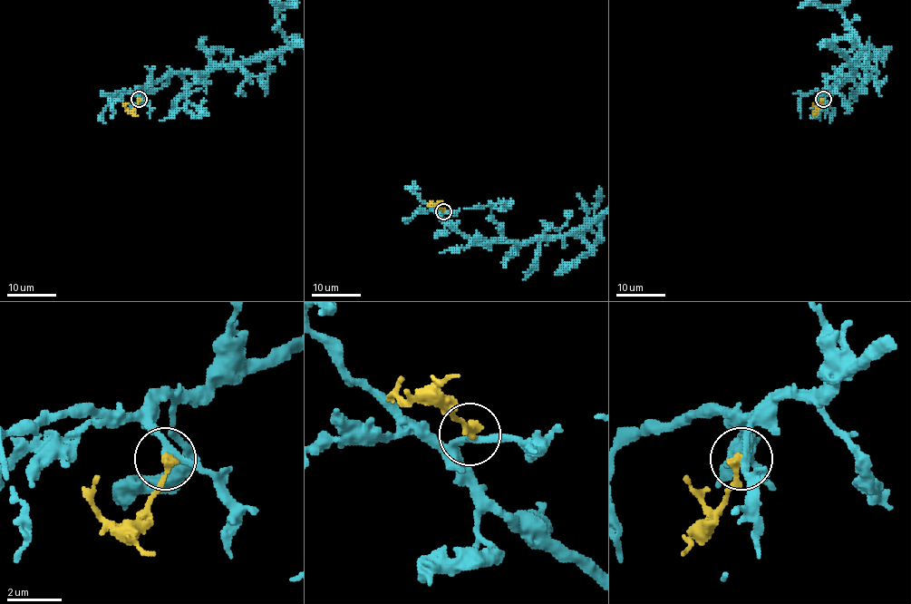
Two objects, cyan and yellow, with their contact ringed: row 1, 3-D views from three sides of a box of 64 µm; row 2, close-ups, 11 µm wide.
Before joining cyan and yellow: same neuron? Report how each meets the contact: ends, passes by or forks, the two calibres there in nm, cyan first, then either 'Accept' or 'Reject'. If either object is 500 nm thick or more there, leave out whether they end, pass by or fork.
At the ring cyan passes by. At the ring yellow ends. Thickness 240 nm (cyan) against 320 nm. Reject

